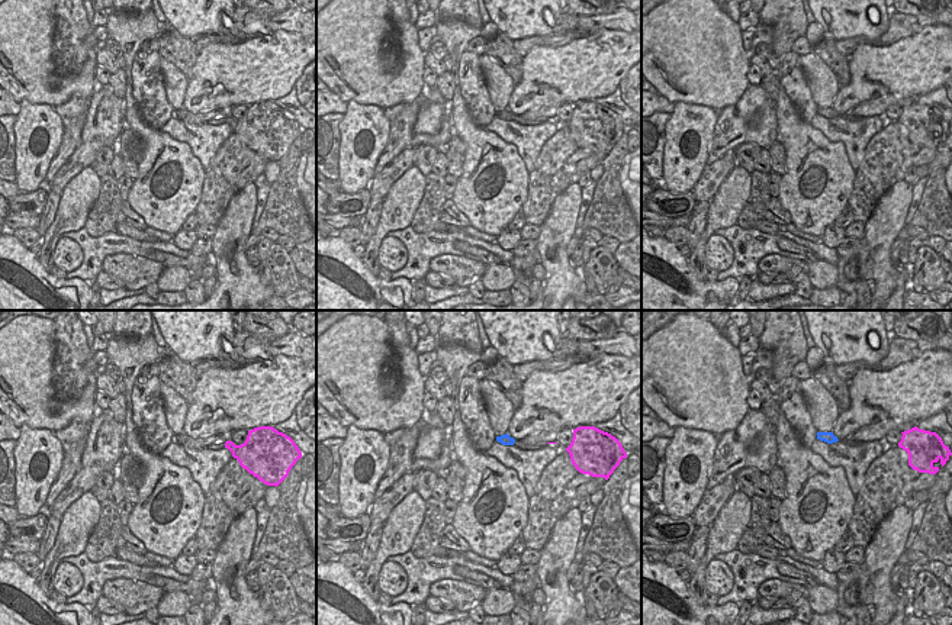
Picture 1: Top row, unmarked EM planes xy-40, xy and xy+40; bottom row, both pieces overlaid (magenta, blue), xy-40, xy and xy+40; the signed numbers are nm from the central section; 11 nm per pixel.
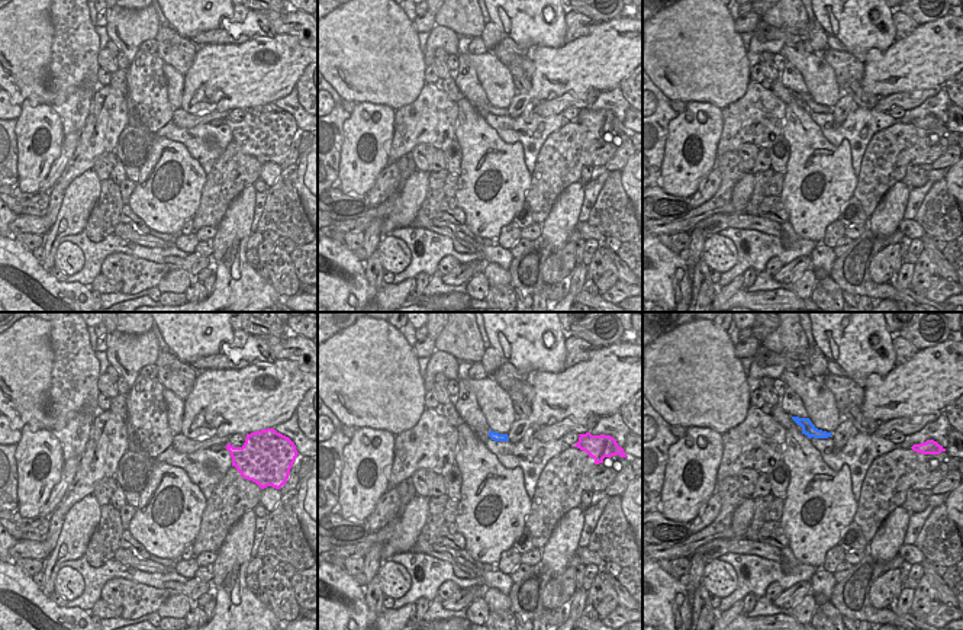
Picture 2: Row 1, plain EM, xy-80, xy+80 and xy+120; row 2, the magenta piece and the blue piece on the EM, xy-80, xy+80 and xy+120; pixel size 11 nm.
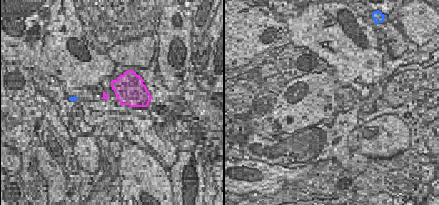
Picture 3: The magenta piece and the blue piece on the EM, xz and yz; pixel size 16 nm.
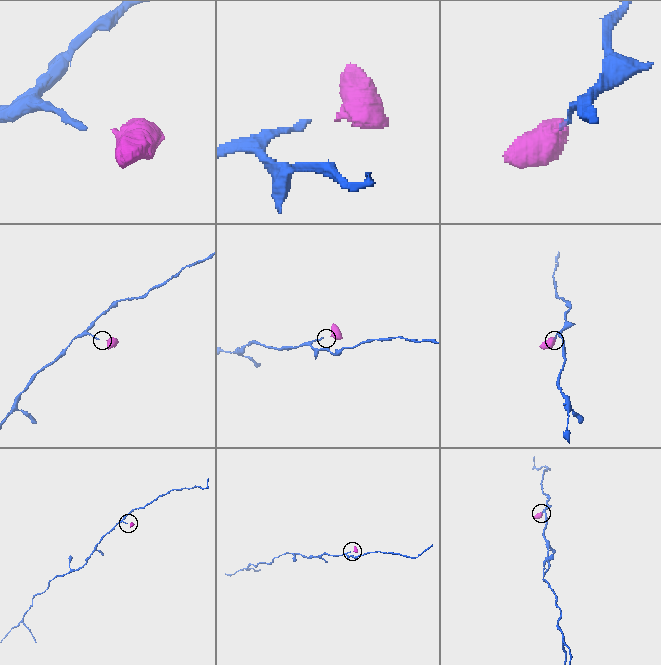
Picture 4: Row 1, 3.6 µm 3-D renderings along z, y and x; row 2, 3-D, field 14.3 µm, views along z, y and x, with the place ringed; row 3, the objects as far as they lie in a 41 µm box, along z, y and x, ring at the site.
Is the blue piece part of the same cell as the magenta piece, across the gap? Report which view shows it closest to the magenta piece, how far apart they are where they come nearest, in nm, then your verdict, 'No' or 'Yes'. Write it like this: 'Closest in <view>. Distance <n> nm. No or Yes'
Closest in xy. Distance 360 nm. Yes

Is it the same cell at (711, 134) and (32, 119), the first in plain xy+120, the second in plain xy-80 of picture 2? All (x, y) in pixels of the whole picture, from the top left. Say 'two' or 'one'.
one

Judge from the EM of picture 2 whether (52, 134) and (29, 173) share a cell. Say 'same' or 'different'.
same

